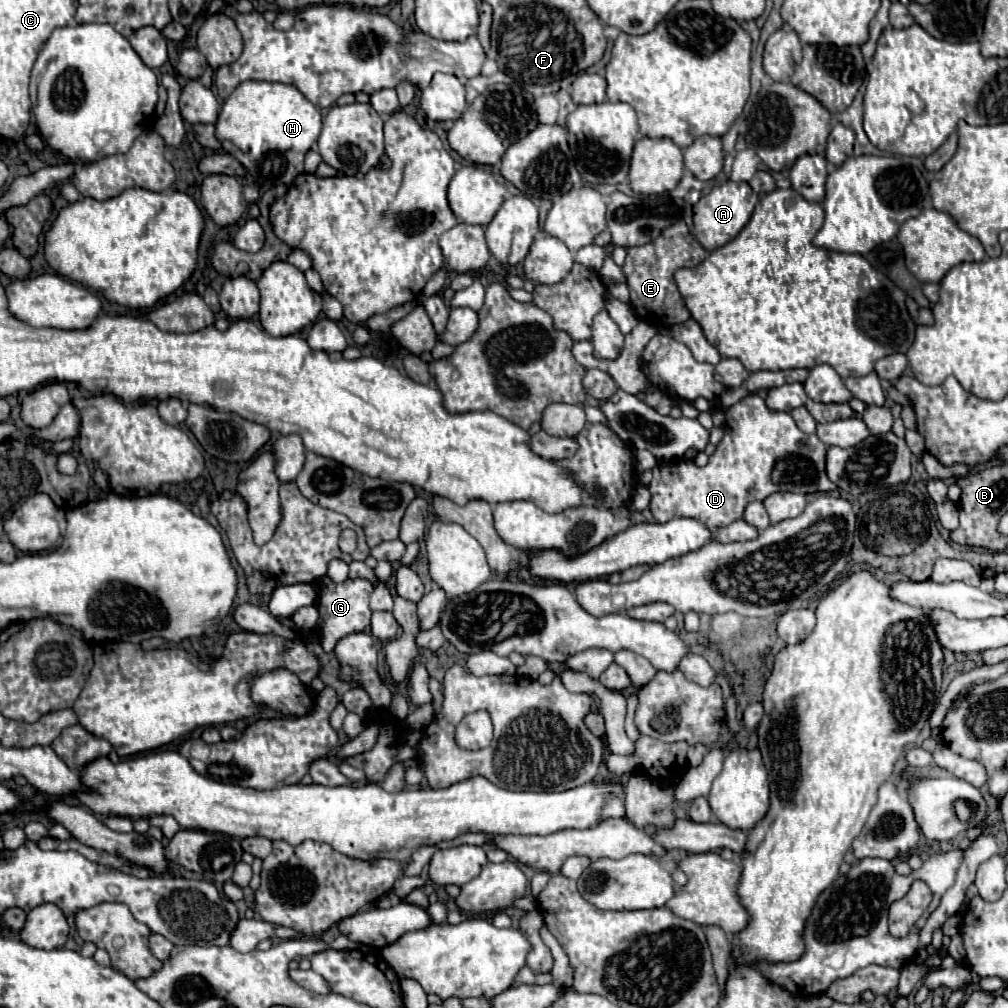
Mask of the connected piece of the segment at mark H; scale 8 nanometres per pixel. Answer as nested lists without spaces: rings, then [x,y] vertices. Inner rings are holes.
[[[244,81],[224,101],[216,137],[226,153],[236,157],[258,187],[290,185],[304,171],[304,155],[316,143],[322,129],[322,115],[294,85]]]

